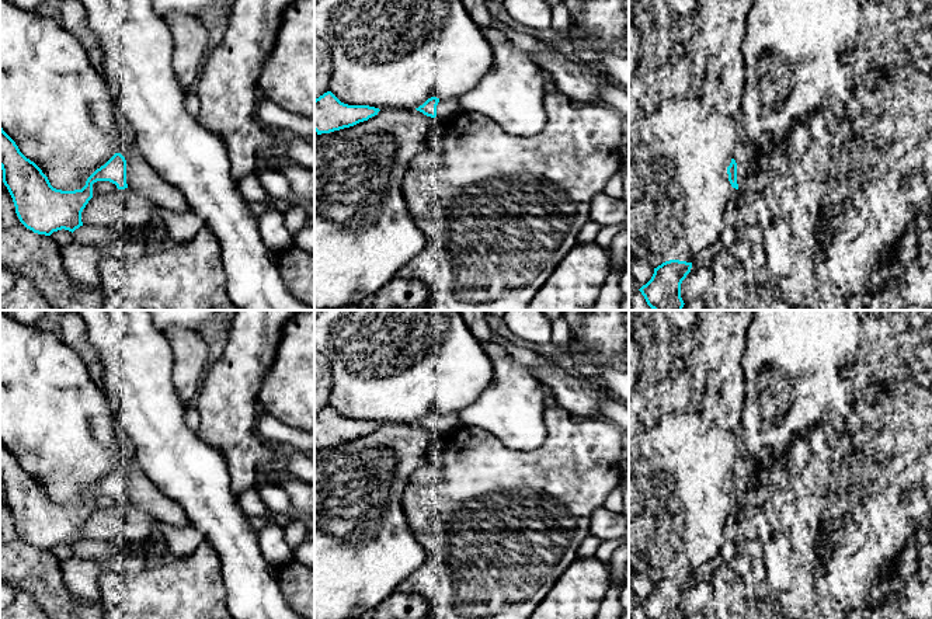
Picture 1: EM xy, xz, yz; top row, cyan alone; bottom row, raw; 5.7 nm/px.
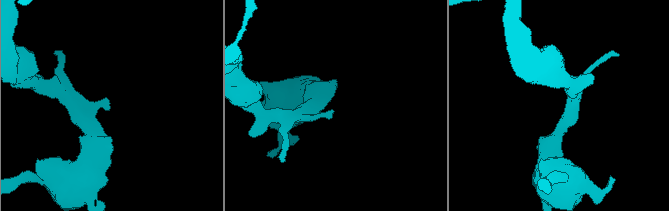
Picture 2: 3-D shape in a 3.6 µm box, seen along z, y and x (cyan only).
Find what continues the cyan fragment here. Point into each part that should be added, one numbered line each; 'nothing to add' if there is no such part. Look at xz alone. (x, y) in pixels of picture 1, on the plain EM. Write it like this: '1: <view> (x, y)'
1: xz (447, 424)

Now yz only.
1: yz (744, 469)

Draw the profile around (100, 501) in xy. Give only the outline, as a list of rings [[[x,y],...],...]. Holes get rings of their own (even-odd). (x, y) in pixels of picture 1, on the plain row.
[[[97,495],[93,498],[93,511],[94,510],[108,510],[118,505],[116,500],[109,495]]]

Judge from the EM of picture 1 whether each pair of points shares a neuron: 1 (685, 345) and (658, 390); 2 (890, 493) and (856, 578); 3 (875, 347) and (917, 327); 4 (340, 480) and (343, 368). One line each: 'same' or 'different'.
1: different
2: same
3: same
4: different

